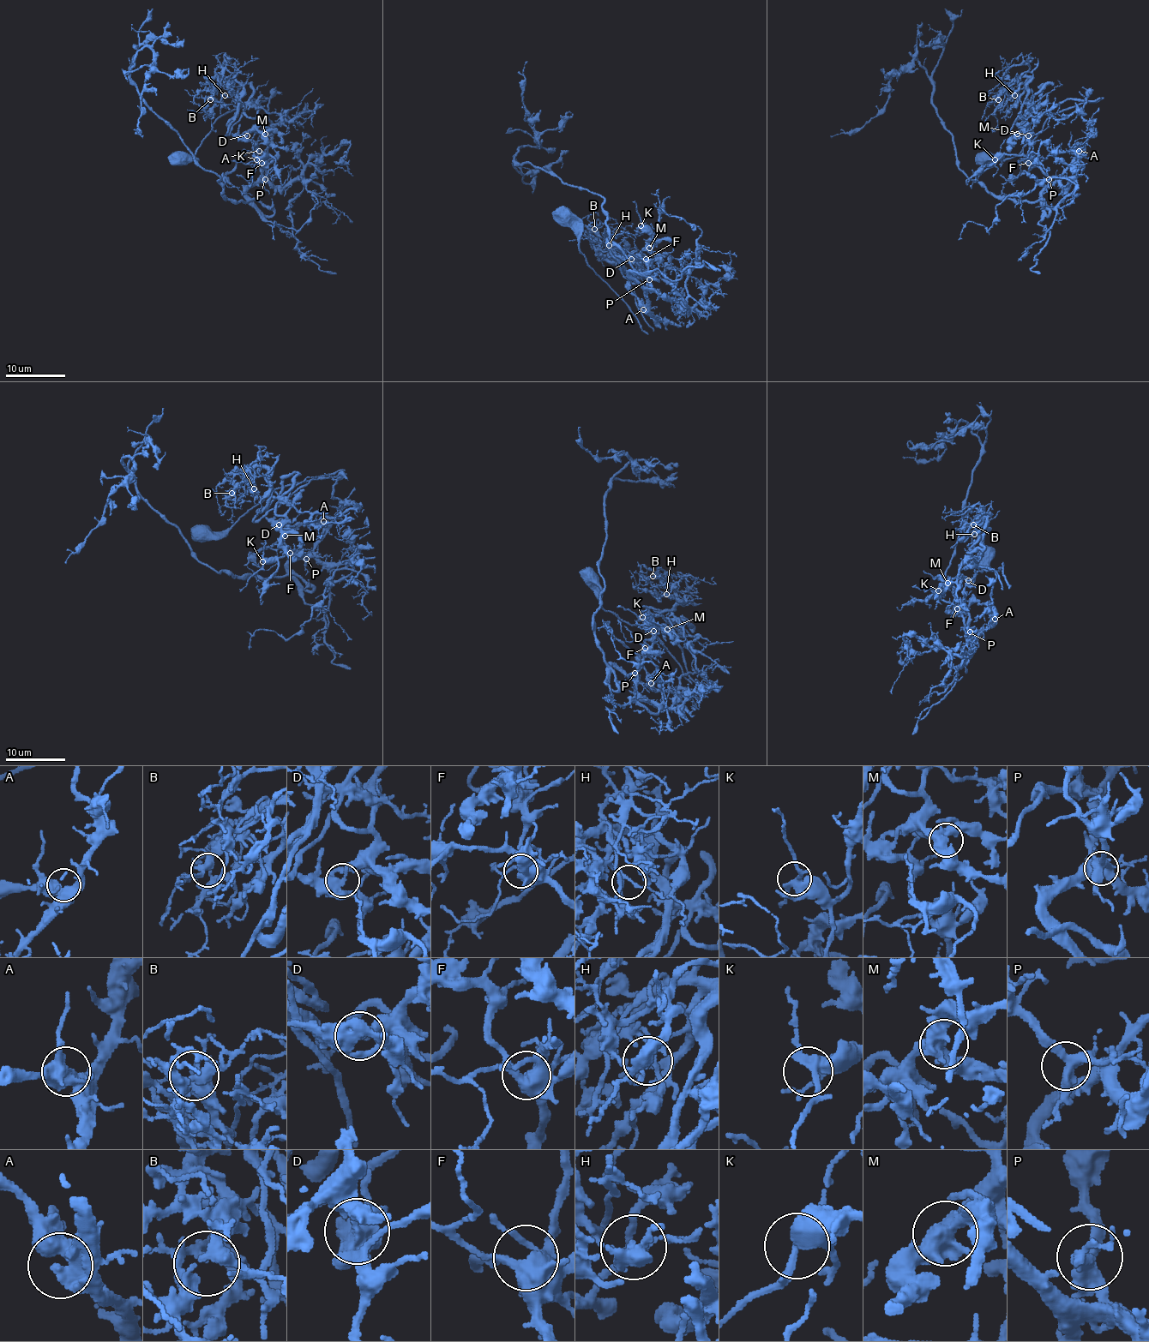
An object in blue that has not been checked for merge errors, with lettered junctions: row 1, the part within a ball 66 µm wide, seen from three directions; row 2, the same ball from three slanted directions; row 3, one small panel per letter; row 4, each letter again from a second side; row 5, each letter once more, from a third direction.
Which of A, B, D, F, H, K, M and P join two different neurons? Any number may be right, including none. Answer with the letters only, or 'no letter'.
D

